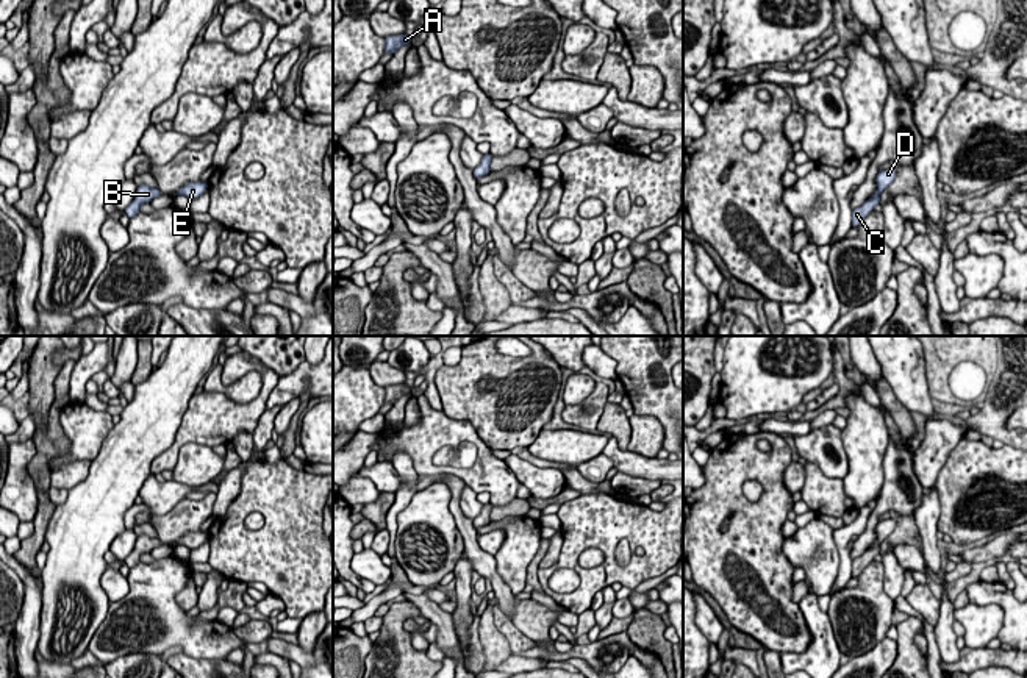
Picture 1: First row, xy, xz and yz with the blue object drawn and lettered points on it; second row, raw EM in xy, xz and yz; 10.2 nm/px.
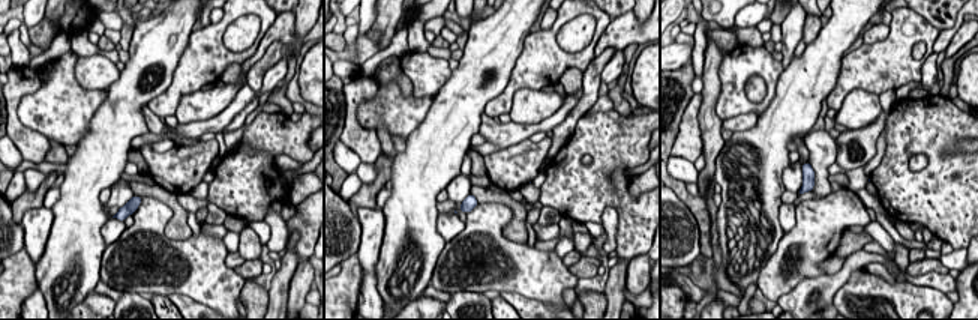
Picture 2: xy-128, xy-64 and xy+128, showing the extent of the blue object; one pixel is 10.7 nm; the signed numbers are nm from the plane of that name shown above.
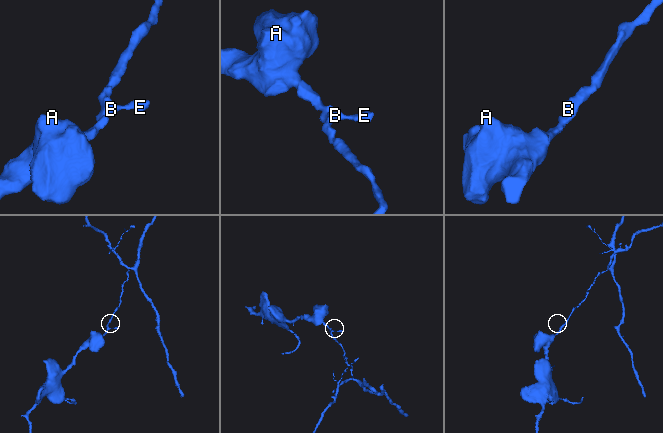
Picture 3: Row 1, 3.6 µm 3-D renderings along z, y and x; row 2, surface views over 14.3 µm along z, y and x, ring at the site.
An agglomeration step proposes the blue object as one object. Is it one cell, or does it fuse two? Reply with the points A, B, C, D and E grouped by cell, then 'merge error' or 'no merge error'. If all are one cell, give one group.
A B C D E | no merge error

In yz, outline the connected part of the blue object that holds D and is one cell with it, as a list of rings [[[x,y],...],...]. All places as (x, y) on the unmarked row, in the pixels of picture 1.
[[[894,519],[878,520],[875,533],[877,542],[869,547],[860,558],[852,559],[852,576],[858,576],[863,569],[874,561],[877,555],[880,555],[882,542],[894,531],[896,522]]]

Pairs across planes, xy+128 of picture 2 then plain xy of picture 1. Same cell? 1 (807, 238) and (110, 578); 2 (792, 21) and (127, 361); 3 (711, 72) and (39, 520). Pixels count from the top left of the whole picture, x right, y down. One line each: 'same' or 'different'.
1: different
2: same
3: same

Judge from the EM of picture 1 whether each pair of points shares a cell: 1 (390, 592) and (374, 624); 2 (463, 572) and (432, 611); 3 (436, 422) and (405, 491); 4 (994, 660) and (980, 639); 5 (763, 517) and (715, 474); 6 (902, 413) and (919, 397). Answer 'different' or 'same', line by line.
1: different
2: different
3: different
4: different
5: same
6: different

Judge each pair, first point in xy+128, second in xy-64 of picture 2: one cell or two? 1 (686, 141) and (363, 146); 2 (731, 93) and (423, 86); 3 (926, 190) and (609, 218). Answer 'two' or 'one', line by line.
1: one
2: one
3: two

